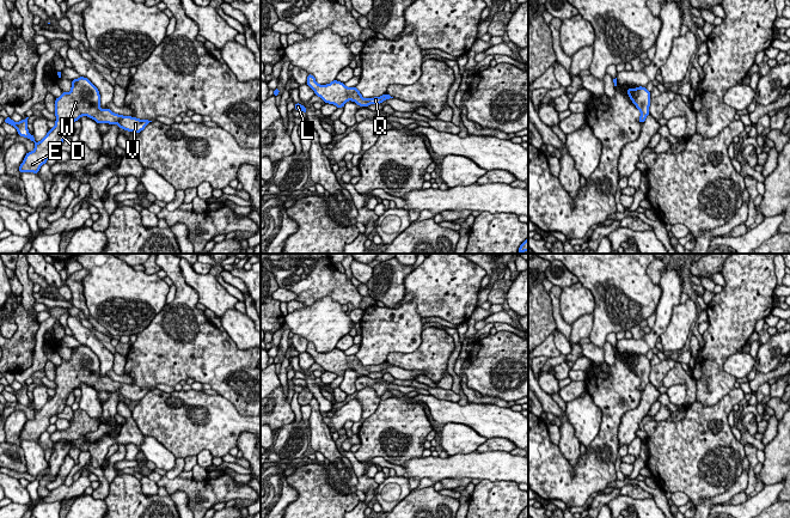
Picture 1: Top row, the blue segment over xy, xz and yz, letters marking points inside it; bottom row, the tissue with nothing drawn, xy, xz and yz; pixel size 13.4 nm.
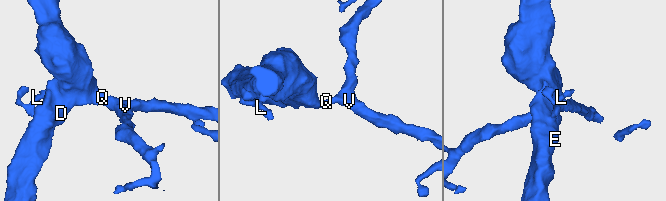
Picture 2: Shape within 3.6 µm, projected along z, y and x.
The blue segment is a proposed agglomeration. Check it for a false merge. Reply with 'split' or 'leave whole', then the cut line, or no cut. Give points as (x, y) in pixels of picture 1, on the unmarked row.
leave whole; no cut

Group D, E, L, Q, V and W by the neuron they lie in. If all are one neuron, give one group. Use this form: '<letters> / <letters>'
D E L Q V W

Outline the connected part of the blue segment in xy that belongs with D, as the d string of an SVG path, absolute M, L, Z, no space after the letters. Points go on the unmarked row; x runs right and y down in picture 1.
M80 345L72 348L72 356L68 361L62 360L60 366L55 367L56 389L55 395L39 409L35 409L35 404L29 401L27 386L14 390L11 385L6 385L4 390L13 394L18 403L30 407L35 410L35 418L27 420L19 434L19 440L38 441L41 434L47 431L50 425L50 418L57 415L66 407L68 396L80 385L87 384L97 391L117 392L124 398L140 401L152 390L136 385L123 384L112 380L110 377L100 377L100 362L96 353L87 346Z

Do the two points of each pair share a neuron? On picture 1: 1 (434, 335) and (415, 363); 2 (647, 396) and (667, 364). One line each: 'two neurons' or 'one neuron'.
1: one neuron
2: two neurons

